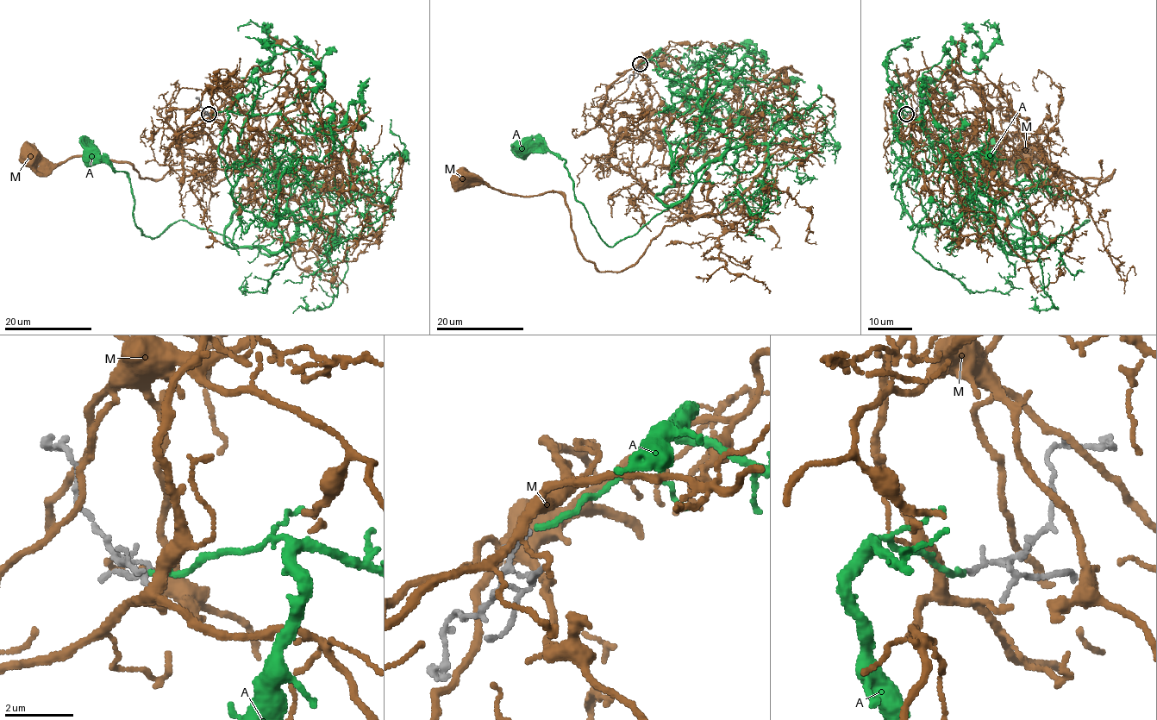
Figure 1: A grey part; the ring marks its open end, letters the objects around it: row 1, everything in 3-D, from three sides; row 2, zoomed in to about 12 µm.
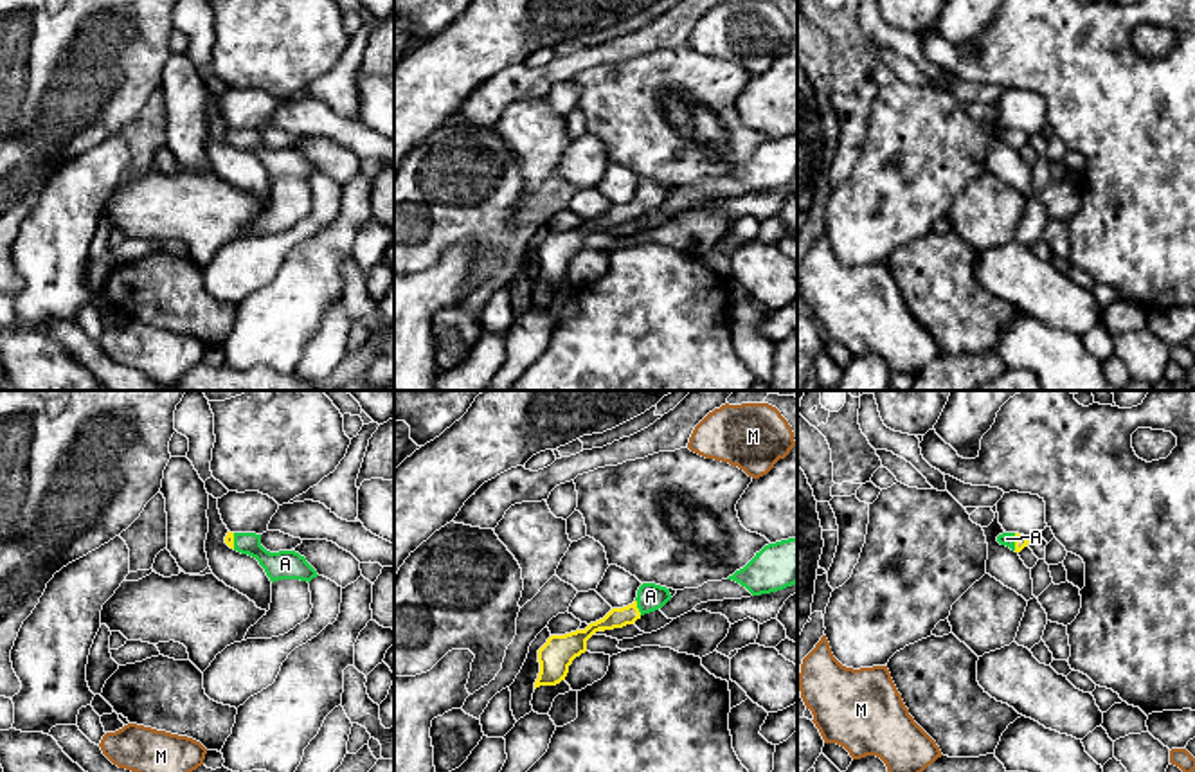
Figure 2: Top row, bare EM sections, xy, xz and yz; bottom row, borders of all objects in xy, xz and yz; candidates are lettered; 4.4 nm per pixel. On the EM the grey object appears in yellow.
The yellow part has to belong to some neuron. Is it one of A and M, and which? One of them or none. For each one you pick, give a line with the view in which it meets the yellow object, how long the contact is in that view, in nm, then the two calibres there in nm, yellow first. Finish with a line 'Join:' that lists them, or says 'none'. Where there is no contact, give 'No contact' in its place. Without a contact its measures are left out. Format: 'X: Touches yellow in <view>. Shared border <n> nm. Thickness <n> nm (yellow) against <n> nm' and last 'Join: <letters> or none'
A: Touches yellow in yz. Shared border 80 nm. Thickness 60 nm (yellow) against 60 nm
Join: A

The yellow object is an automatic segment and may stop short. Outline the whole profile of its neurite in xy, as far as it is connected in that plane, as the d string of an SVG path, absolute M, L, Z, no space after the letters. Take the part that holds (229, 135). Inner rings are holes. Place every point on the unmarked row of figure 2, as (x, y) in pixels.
M229 128L225 140L241 151L256 155L272 180L279 176L301 176L310 180L319 173L306 155L295 148L266 148L261 142L261 131Z

